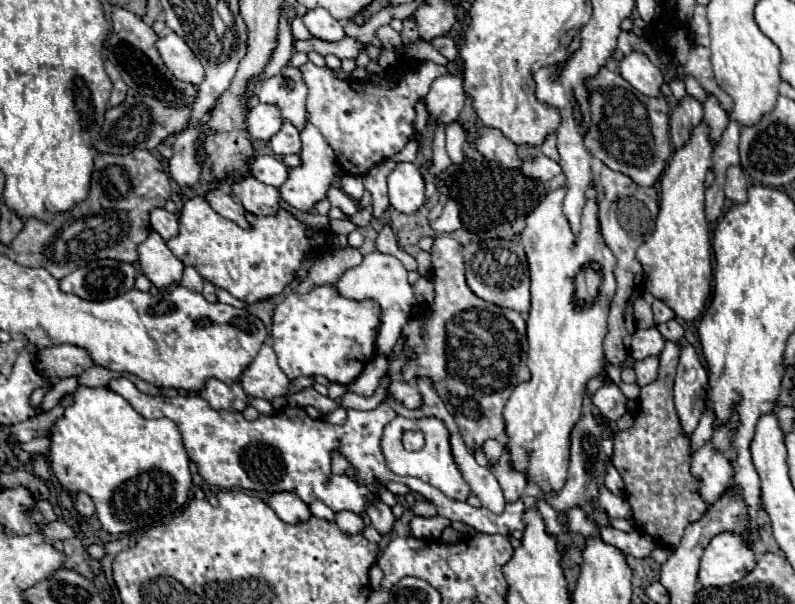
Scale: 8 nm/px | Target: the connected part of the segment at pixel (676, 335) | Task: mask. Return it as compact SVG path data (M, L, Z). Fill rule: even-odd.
M676 319L658 325L658 331L660 331L668 341L678 341L678 339L684 335L684 329L682 329L682 325L680 325Z

